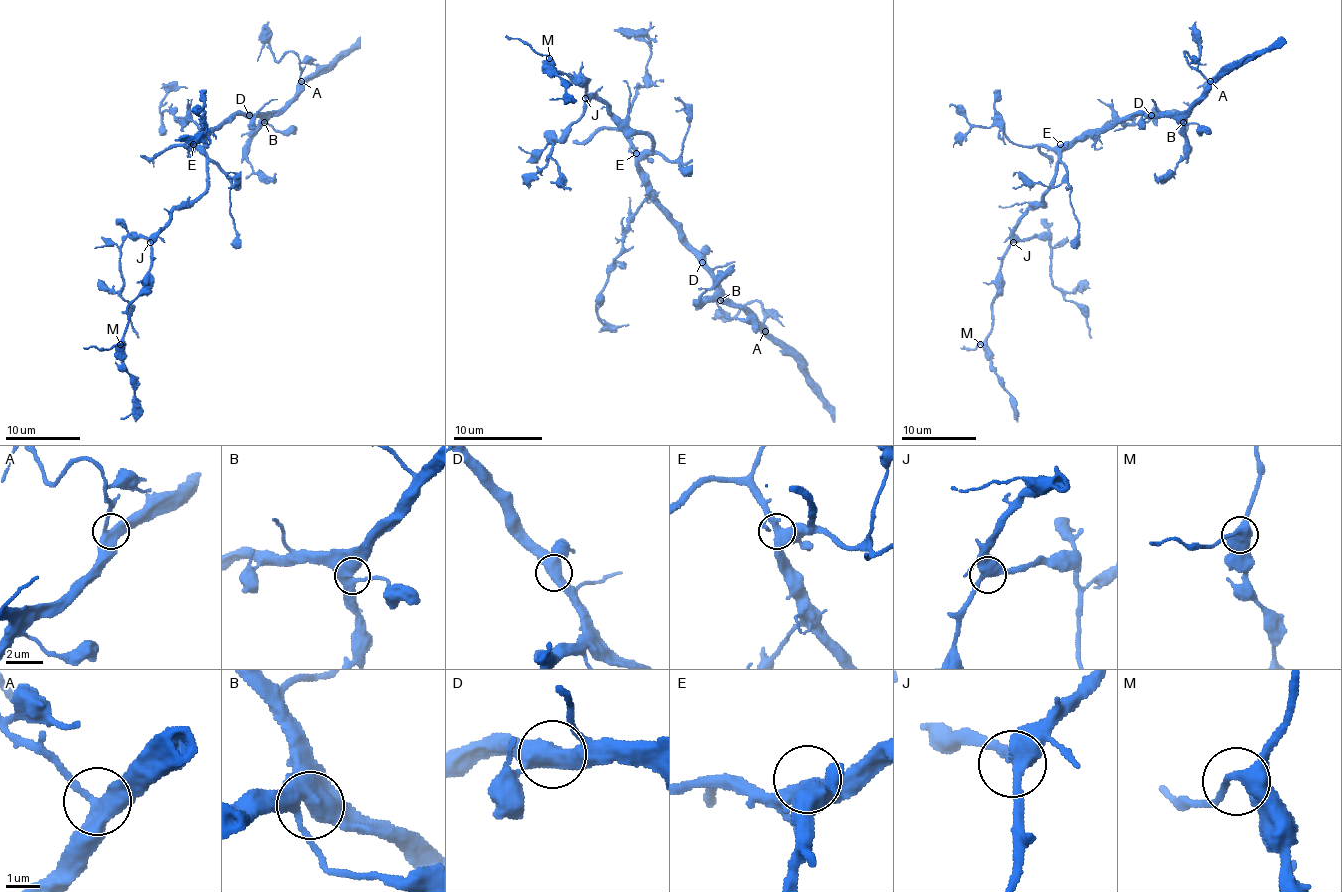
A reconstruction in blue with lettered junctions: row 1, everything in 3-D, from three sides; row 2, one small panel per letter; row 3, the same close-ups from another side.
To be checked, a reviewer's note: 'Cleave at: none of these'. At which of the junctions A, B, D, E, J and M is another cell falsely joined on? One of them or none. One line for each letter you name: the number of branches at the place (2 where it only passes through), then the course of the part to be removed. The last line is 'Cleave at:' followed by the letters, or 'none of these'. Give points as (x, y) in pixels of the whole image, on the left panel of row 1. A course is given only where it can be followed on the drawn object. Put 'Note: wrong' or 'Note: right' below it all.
Cleave at: none of these
Note: right

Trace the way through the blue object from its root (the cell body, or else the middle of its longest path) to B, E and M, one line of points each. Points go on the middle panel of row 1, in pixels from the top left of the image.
B: (651, 151), (638, 162), (642, 180), (656, 195), (656, 207), (678, 231), (678, 240), (709, 271), (720, 300)
E: (651, 151), (636, 153)
M: (651, 151), (645, 133), (629, 131), (587, 93), (585, 82), (558, 73), (549, 58)

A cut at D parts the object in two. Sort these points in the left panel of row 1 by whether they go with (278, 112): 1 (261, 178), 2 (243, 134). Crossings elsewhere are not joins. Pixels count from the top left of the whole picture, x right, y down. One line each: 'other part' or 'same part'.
1: same part
2: same part

